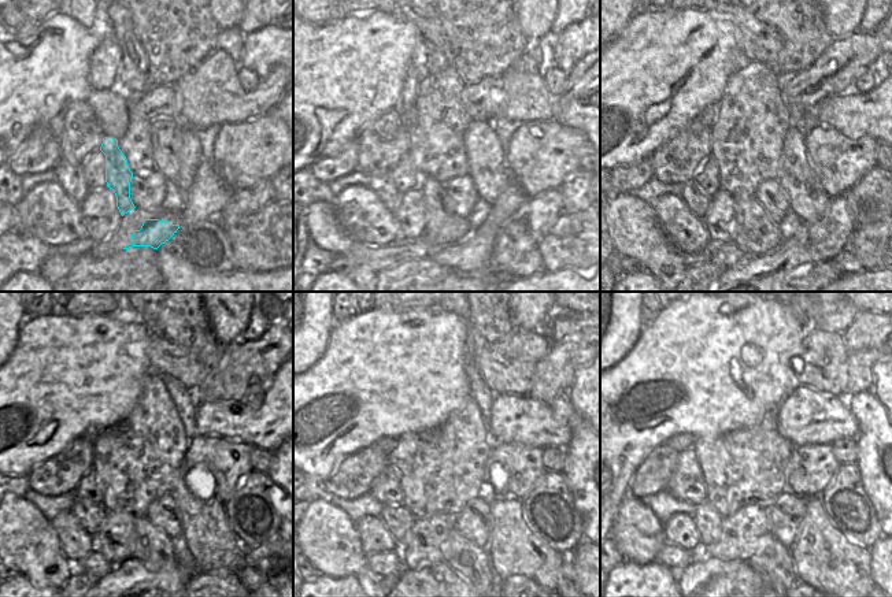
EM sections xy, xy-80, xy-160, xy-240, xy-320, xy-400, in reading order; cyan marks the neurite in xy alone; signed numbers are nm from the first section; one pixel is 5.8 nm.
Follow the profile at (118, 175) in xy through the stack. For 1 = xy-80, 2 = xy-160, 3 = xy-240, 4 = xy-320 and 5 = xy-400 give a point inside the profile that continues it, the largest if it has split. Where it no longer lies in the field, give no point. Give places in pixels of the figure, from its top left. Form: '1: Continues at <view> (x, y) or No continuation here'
1: Continues at xy-80 (444, 226)
2: Continues at xy-160 (755, 233)
3: Continues at xy-240 (151, 547)
4: Continues at xy-320 (470, 562)
5: Continues at xy-400 (772, 559)

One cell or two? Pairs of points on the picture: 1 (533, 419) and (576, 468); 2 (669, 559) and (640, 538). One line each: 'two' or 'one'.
1: two
2: two

